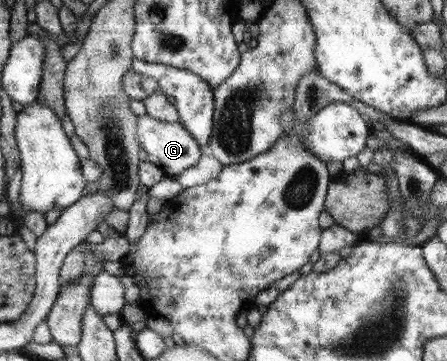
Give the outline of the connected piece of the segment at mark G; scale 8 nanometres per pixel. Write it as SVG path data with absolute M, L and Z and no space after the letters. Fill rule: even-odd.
M147 114L138 117L136 137L140 148L148 154L147 162L173 177L195 166L203 153L202 146L185 130L184 126L180 125L180 122L161 122Z

